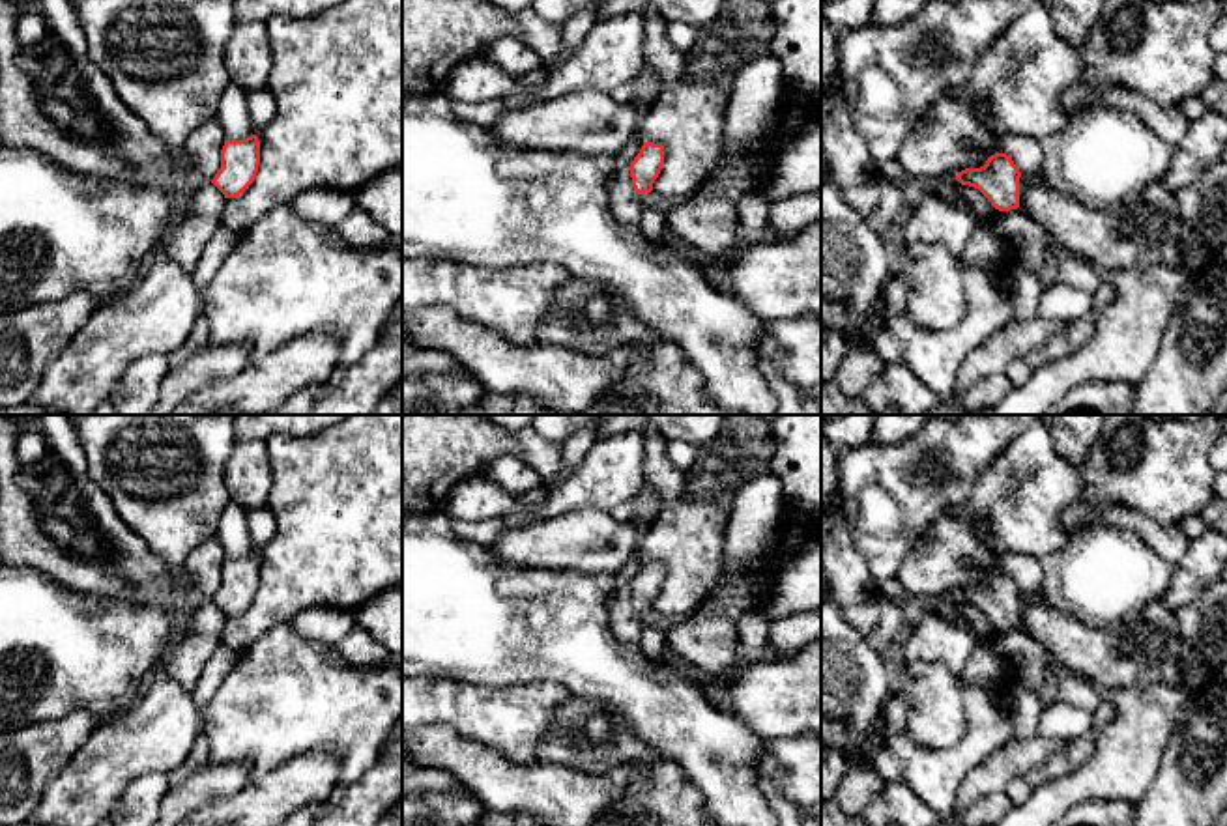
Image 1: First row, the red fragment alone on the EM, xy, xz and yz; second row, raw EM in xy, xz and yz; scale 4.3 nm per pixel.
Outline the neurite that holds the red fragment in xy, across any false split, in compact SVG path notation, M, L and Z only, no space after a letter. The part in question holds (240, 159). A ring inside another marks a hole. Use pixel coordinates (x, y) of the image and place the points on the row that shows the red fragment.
M256 135L243 140L224 140L221 168L211 183L224 198L239 196L256 178L260 164L260 142Z

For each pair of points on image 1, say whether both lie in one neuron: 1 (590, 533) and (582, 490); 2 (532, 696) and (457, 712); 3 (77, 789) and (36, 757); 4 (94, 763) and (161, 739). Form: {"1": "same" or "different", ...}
{"1": "different", "2": "same", "3": "different", "4": "same"}

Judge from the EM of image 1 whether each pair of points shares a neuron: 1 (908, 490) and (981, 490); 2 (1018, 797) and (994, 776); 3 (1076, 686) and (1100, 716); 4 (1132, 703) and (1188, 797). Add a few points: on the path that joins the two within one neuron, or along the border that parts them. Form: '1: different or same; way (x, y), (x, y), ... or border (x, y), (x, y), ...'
1: same; way (926, 490), (962, 490)
2: different; border (1022, 774), (1014, 776), (1003, 791)
3: different; border (1100, 699), (1091, 712)
4: different; border (1181, 714), (1158, 774), (1143, 795)

